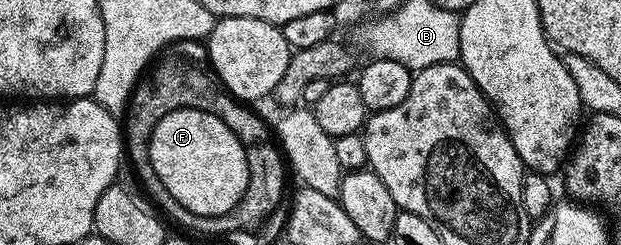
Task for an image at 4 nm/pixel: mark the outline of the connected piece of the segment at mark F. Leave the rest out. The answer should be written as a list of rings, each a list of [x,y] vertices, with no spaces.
[[[180,108],[171,110],[154,126],[150,134],[148,164],[158,174],[159,181],[170,192],[175,201],[180,202],[187,210],[196,215],[225,215],[239,206],[243,192],[247,190],[247,147],[222,122],[222,118],[214,118],[214,114],[206,114],[202,110]]]

